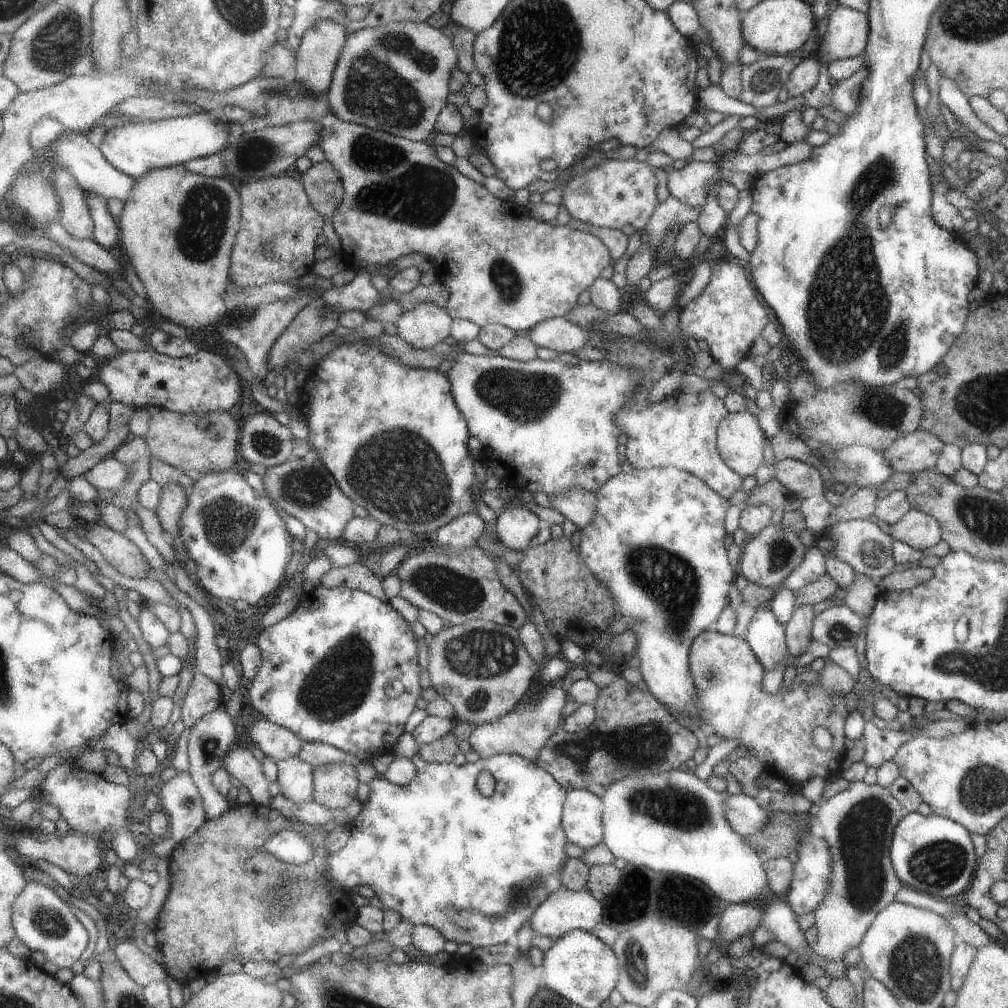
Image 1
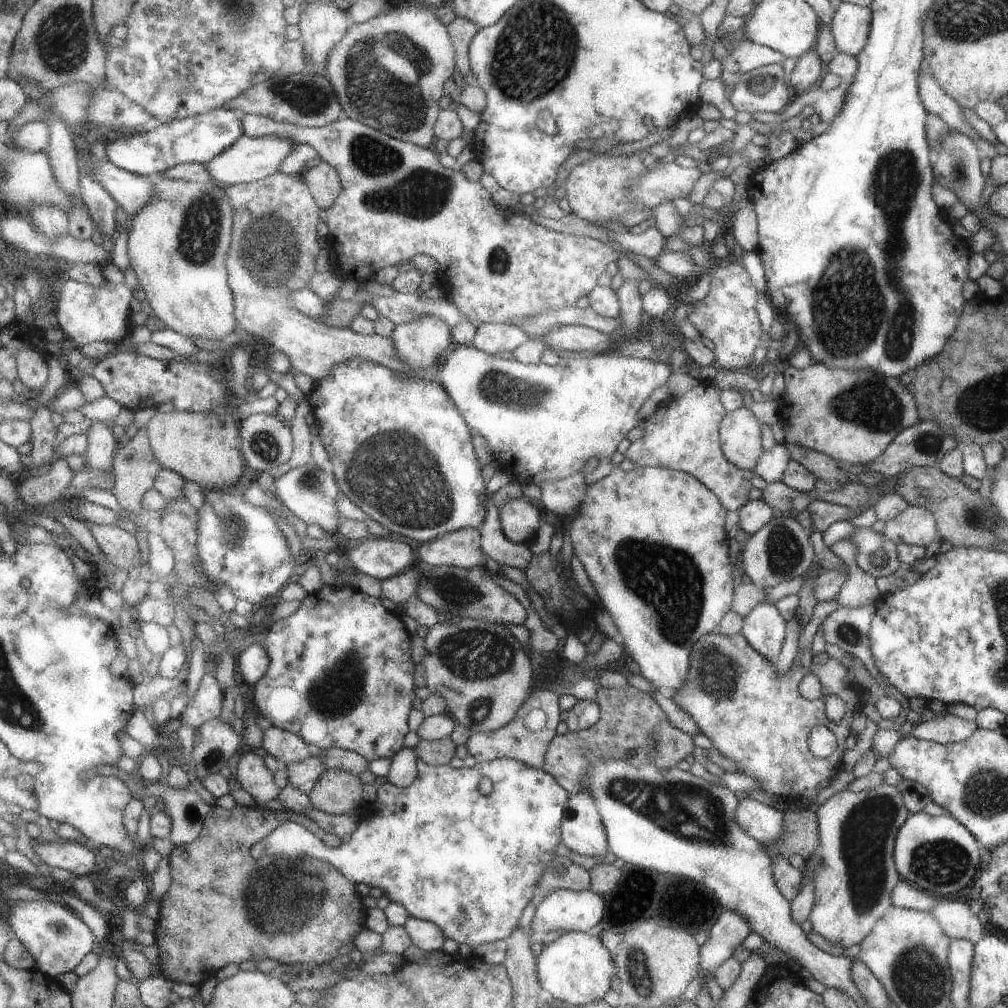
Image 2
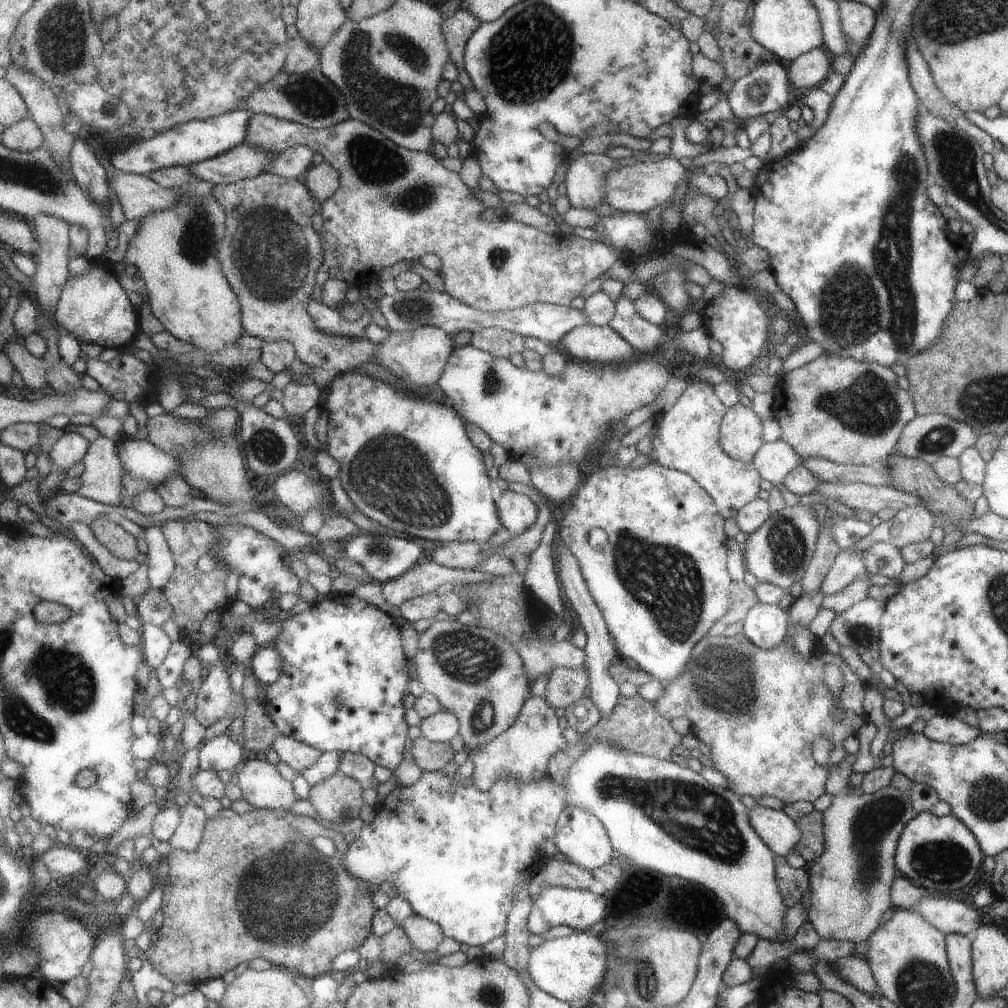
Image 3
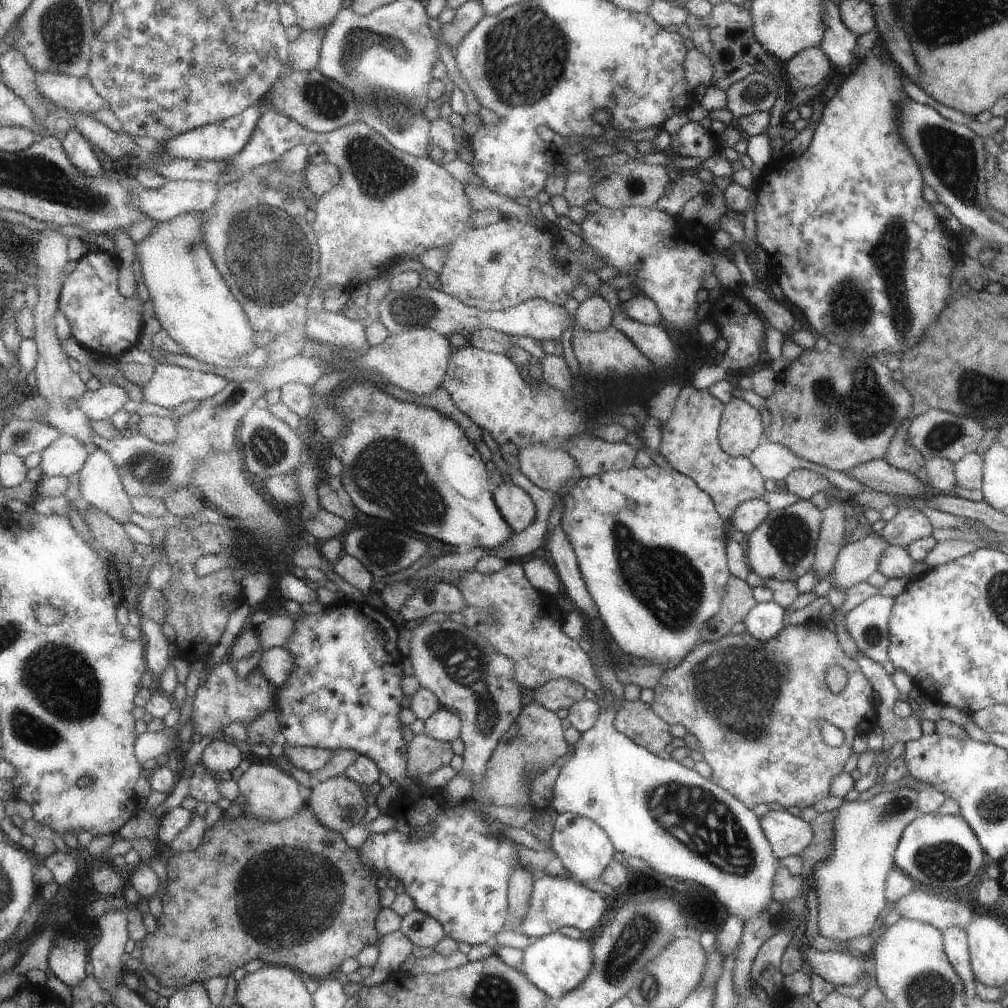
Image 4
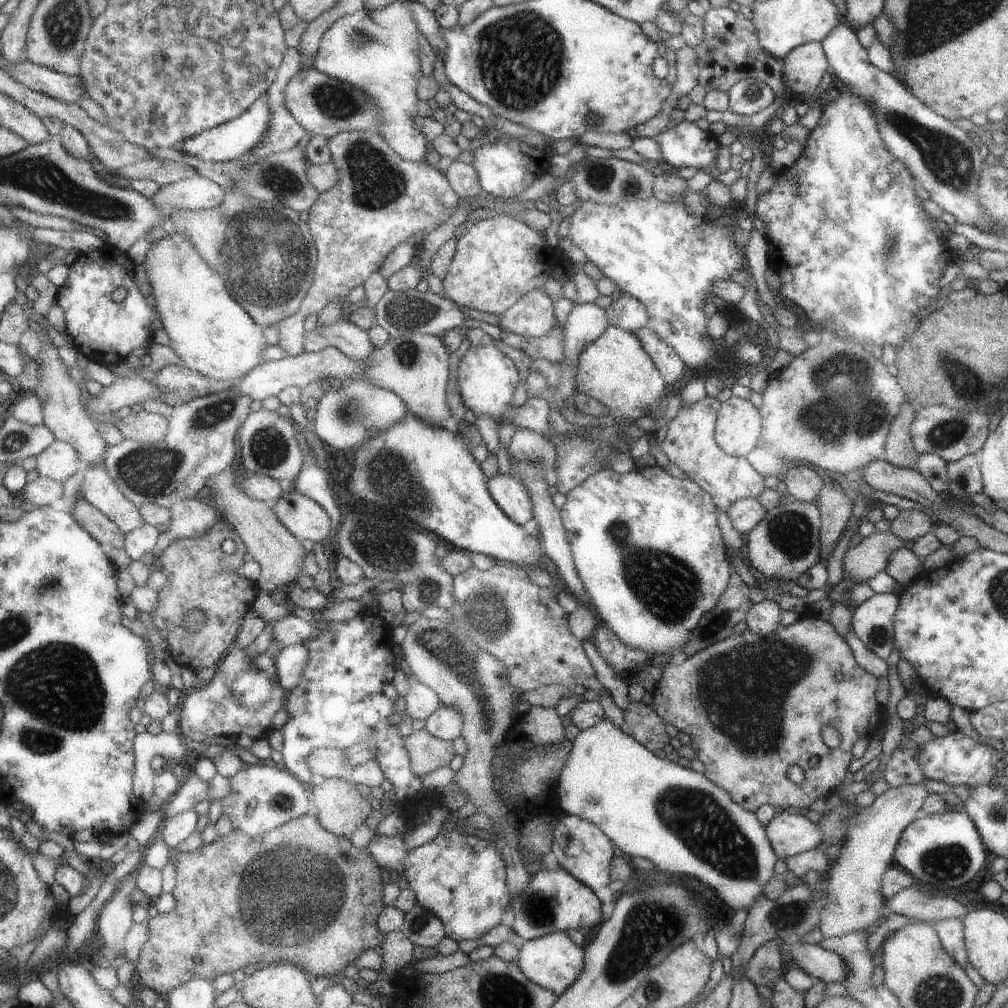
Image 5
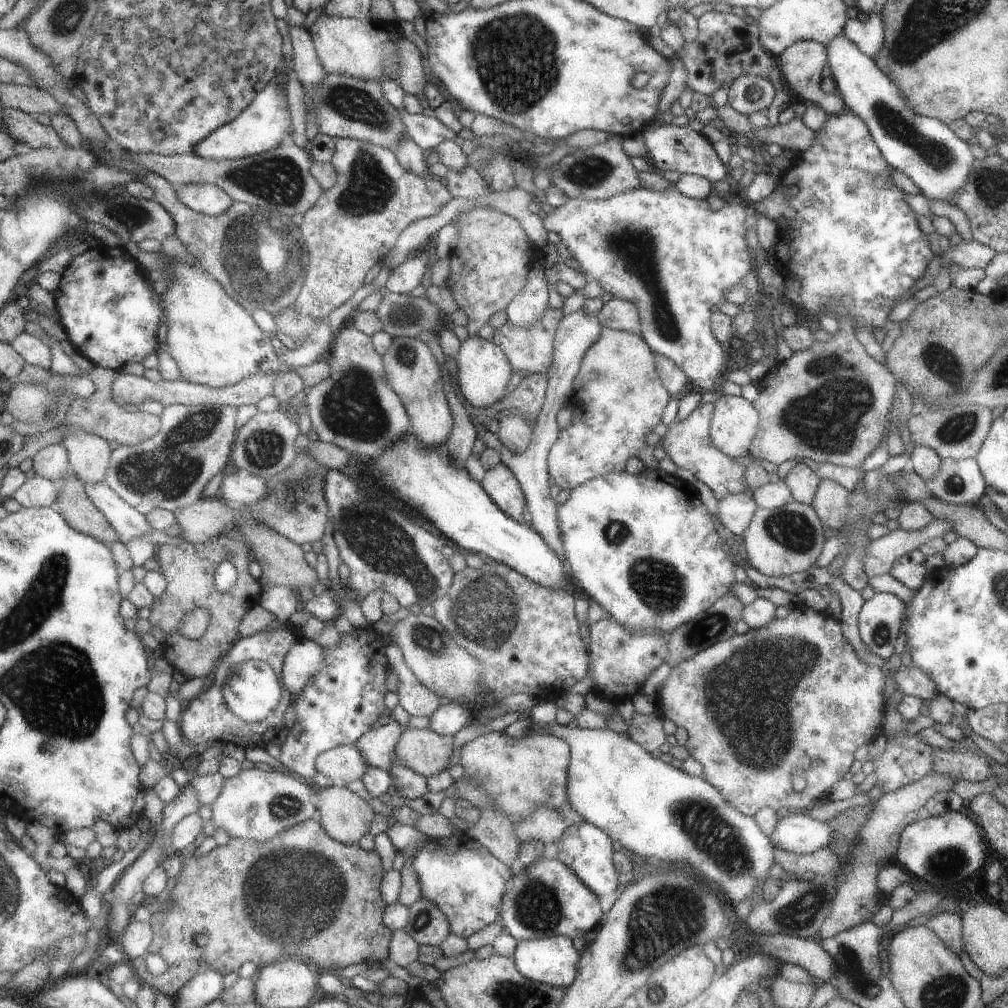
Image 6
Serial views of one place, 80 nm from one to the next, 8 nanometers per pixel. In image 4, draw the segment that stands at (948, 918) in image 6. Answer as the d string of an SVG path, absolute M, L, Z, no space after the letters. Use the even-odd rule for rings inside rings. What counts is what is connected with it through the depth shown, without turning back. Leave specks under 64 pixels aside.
M947 927L939 932L945 956L960 978L965 993L964 1000L968 1003L975 996L975 982L968 957L966 934L957 927Z

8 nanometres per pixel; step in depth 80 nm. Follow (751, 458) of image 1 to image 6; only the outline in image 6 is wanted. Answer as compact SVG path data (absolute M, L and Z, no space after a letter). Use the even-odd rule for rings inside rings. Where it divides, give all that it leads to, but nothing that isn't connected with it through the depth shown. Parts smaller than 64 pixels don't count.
M724 395L713 404L712 445L732 459L749 454L748 446L759 422L755 407L741 395Z

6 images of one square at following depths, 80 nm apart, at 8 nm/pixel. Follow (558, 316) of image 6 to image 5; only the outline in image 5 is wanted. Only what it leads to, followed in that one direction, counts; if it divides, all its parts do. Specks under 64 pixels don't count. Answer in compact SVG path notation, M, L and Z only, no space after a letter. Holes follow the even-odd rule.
M558 322L542 337L518 335L505 329L501 330L500 336L503 343L522 350L533 361L541 359L560 363L564 359L564 328Z

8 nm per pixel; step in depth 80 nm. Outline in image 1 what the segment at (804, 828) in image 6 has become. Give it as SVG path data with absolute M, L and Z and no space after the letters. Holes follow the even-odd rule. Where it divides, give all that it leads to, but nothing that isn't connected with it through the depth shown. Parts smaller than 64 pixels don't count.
M723 794L723 818L729 828L740 836L751 836L759 832L765 822L765 810L761 810L753 798L745 794Z

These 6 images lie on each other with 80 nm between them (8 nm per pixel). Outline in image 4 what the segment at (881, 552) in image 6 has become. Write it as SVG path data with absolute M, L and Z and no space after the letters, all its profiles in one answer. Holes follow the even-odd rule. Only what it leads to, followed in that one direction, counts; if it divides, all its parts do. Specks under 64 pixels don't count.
M873 532L858 541L842 545L829 574L830 586L844 591L863 582L876 570L876 560L887 545Z

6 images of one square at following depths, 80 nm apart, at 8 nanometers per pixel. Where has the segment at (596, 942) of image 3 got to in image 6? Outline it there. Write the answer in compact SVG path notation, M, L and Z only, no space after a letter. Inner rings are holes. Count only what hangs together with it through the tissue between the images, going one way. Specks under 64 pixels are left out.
M563 935L520 941L513 954L516 967L527 979L565 990L576 981L580 973L581 957L582 952L573 946L572 938Z

